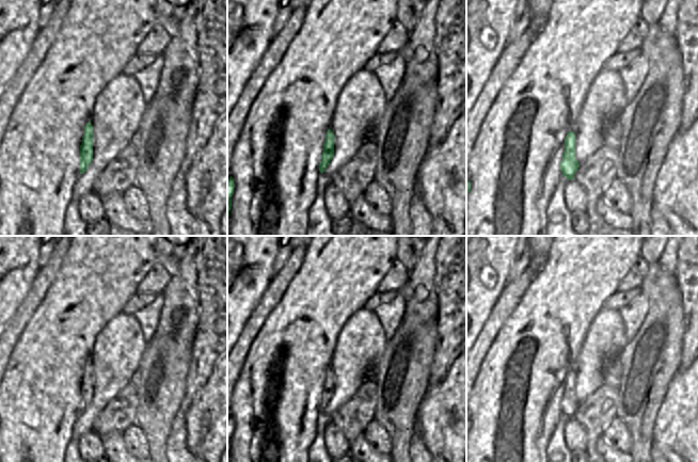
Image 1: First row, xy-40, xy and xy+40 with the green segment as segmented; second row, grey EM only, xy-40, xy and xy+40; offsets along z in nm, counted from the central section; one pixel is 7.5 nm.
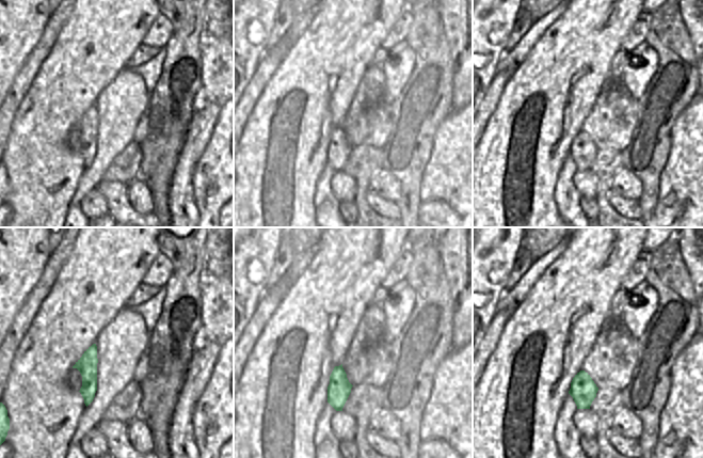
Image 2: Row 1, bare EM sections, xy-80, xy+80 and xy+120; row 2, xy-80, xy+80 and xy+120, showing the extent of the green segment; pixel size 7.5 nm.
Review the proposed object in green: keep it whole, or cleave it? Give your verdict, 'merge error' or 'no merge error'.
no merge error

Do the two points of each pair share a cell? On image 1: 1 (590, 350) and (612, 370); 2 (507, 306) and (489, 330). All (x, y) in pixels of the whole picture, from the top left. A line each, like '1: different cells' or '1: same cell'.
1: different cells
2: same cell

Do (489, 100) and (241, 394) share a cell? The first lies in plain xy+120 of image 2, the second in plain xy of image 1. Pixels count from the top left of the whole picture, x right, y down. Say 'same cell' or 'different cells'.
different cells

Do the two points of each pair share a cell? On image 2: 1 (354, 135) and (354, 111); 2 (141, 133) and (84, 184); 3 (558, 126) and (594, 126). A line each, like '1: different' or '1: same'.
1: different
2: different
3: different

